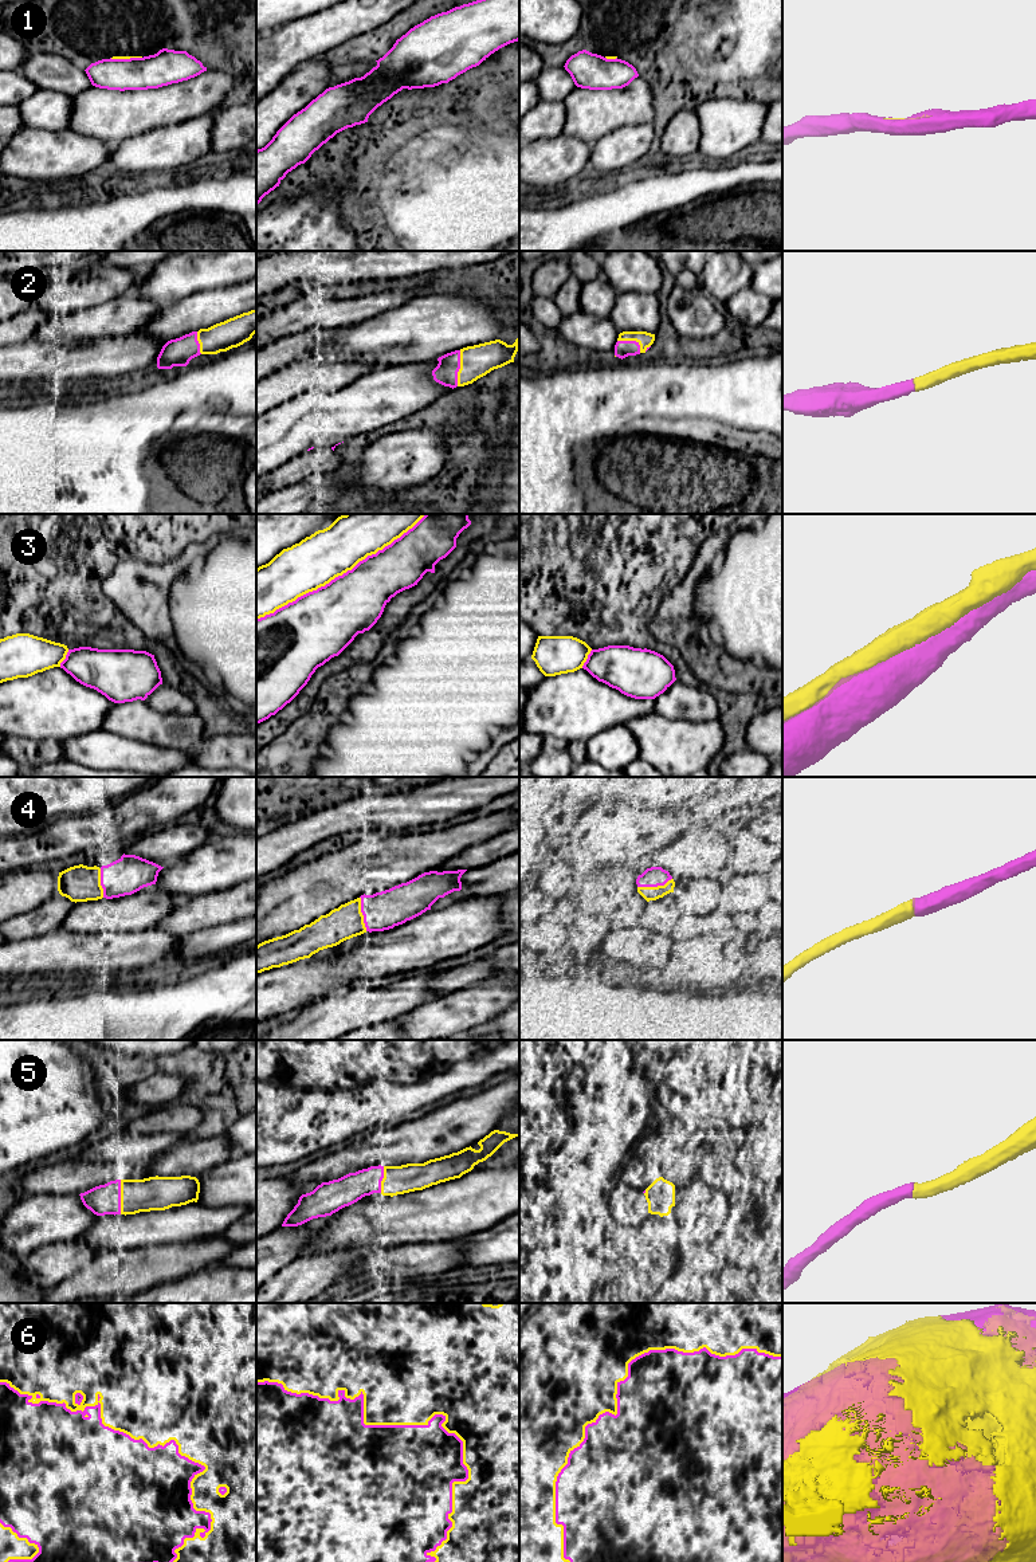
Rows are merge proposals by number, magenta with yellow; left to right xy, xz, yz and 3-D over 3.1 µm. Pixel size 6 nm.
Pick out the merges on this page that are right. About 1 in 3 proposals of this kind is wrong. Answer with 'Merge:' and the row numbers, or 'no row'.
Merge: 1, 2, 4, 5, 6

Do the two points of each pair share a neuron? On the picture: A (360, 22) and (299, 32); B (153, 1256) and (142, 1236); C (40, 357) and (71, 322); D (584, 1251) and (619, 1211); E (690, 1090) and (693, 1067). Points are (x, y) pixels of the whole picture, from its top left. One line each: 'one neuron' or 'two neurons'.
A: one neuron
B: two neurons
C: two neurons
D: two neurons
E: one neuron

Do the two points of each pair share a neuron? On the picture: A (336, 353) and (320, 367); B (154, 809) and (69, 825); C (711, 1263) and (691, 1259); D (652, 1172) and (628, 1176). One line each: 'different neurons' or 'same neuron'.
A: different neurons
B: same neuron
C: same neuron
D: same neuron

